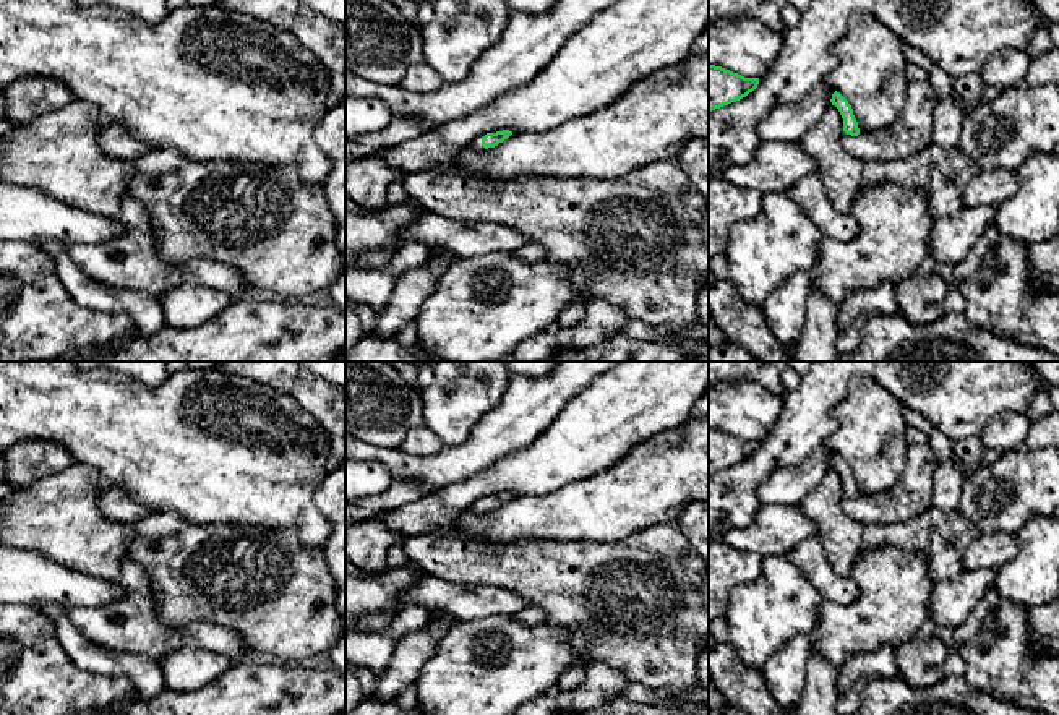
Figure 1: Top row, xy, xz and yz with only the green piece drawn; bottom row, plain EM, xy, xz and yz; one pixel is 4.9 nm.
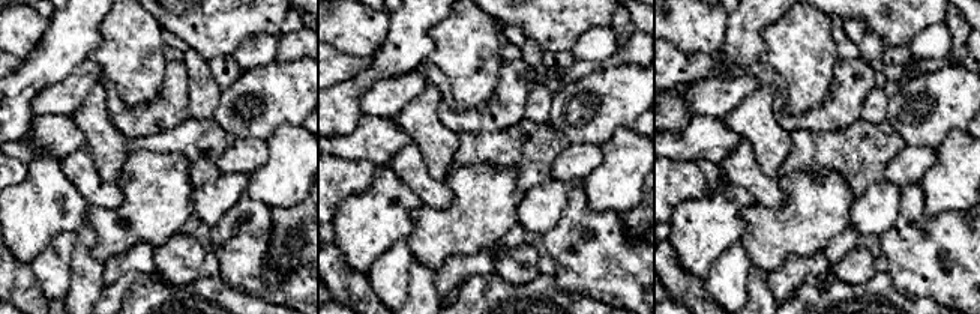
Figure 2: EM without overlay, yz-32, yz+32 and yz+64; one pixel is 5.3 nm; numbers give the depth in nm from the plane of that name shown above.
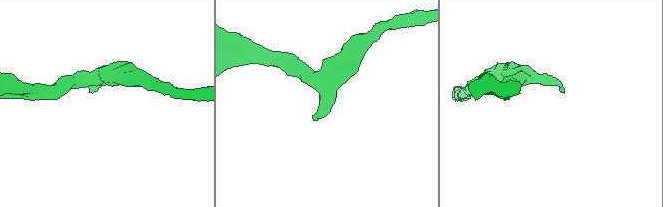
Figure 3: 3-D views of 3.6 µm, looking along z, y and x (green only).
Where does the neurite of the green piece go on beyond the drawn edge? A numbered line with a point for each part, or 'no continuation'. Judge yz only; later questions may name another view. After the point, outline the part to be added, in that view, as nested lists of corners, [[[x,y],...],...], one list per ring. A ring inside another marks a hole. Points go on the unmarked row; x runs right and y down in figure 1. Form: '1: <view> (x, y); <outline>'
1: yz (912, 495); [[[910,444],[902,477],[890,491],[858,499],[843,495],[842,507],[861,525],[908,522],[933,506],[934,470],[929,444]]]

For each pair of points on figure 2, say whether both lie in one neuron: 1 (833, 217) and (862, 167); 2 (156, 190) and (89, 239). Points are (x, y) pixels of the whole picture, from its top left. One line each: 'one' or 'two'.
1: two
2: two

